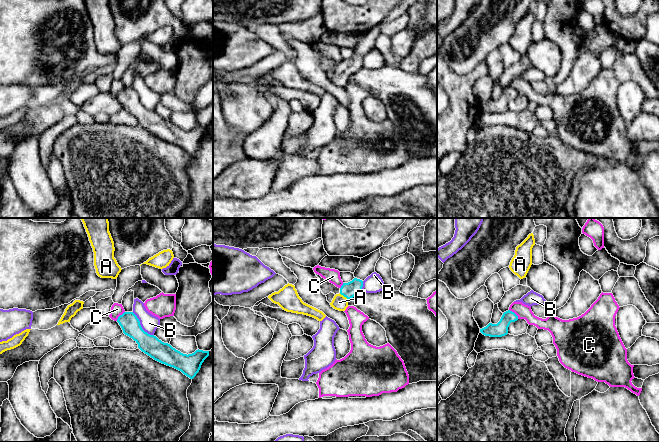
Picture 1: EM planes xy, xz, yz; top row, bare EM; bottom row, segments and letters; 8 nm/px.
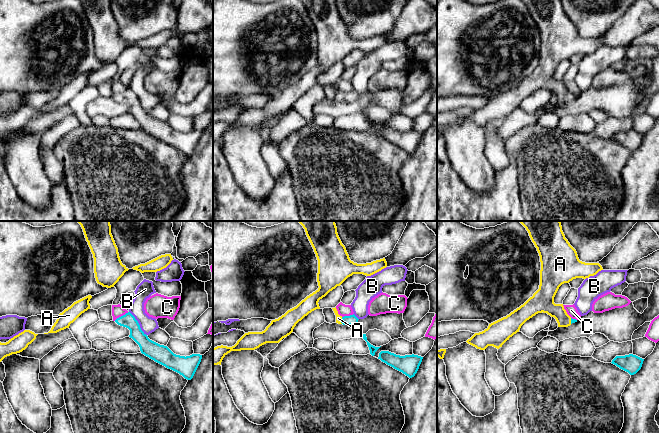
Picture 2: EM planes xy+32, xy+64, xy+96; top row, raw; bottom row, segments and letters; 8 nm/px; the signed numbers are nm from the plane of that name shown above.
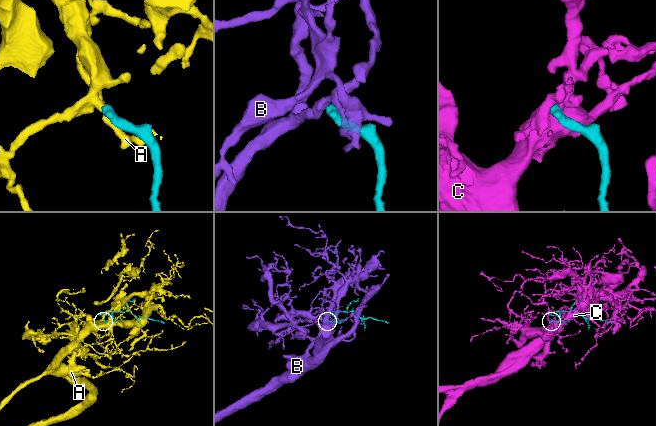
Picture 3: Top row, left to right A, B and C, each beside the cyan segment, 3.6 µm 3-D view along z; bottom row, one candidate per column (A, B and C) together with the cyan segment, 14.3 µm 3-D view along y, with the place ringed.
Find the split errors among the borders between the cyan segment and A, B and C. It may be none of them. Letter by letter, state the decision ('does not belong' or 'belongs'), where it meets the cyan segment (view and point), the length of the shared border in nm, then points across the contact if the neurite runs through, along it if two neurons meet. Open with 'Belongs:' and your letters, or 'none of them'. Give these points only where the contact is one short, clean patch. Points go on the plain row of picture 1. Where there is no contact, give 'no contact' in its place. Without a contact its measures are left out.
Belongs: A
A: belongs; meets cyan in xz at (343, 71); contact 90 nm long; runs through xz (349, 66), (343, 71), (339, 78)
B: does not belong; meets cyan in xy at (140, 102); contact 260 nm long; border along xy (132, 88), (138, 95), (140, 102), (153, 111)
C: does not belong; meets cyan in yz at (514, 89); contact 110 nm long

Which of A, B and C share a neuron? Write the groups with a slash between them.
A / B / C

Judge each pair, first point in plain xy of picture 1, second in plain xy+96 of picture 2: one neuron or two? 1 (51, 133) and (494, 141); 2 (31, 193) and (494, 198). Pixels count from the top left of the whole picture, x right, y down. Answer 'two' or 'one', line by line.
1: two
2: two

